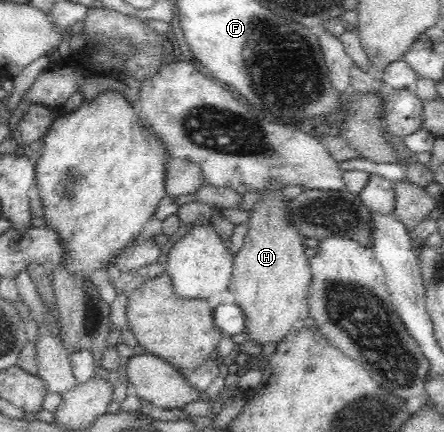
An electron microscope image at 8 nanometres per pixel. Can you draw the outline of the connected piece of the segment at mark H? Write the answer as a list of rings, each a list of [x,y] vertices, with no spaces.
[[[271,185],[266,189],[267,199],[257,203],[251,209],[251,219],[247,223],[249,232],[245,237],[245,243],[240,251],[234,254],[234,270],[232,271],[229,291],[234,295],[234,303],[243,311],[245,323],[245,337],[263,349],[265,346],[280,344],[287,334],[295,329],[296,324],[311,319],[311,310],[308,304],[308,289],[311,285],[311,268],[309,260],[305,256],[306,245],[304,236],[300,235],[295,228],[291,228],[286,217],[288,202],[282,199],[280,185]]]

